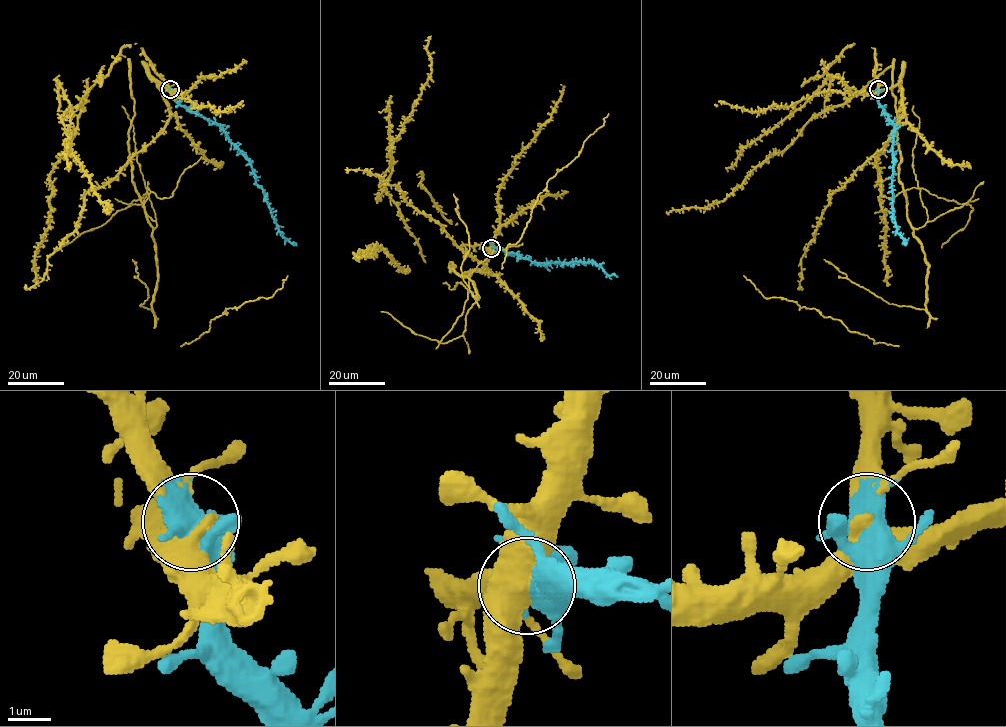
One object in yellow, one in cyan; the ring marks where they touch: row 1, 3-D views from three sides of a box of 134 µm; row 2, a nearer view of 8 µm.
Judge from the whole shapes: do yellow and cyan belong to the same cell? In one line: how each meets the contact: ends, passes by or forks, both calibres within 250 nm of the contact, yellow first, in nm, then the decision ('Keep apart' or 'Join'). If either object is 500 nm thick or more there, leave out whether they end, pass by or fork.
At the ring yellow forks. At the ring cyan forks. Thickness 360 nm (yellow) against 480 nm. Join

